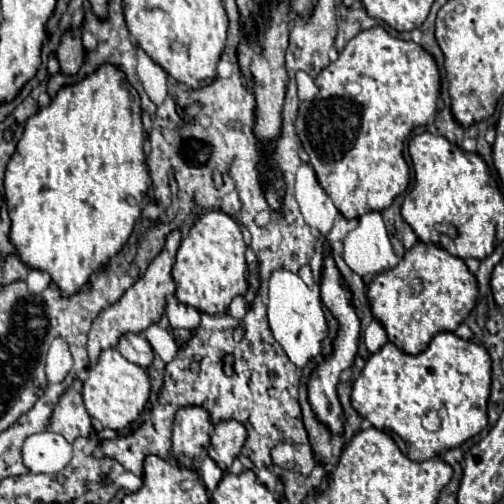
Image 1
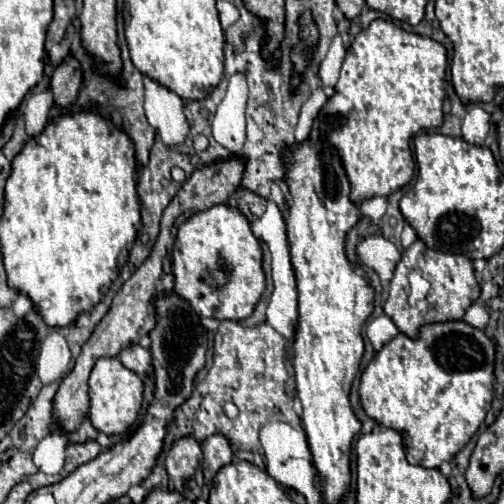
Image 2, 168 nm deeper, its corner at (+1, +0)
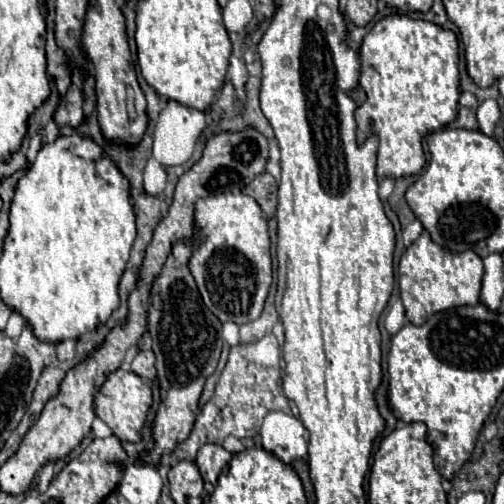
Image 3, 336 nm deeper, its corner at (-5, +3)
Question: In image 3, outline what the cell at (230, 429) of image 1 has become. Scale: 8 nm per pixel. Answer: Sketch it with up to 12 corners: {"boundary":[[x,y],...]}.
{"boundary":[[206,444],[194,464],[206,484],[216,484],[218,474],[232,454],[222,446]]}

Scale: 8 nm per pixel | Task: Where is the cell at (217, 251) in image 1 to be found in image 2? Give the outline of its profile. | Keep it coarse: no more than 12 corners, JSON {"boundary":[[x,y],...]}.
{"boundary":[[214,205],[180,225],[174,291],[242,321],[266,289],[248,219]]}

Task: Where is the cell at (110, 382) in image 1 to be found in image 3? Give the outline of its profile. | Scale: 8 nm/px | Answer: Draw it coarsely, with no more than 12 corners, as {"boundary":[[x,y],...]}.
{"boundary":[[120,368],[96,396],[96,416],[140,442],[150,384]]}

